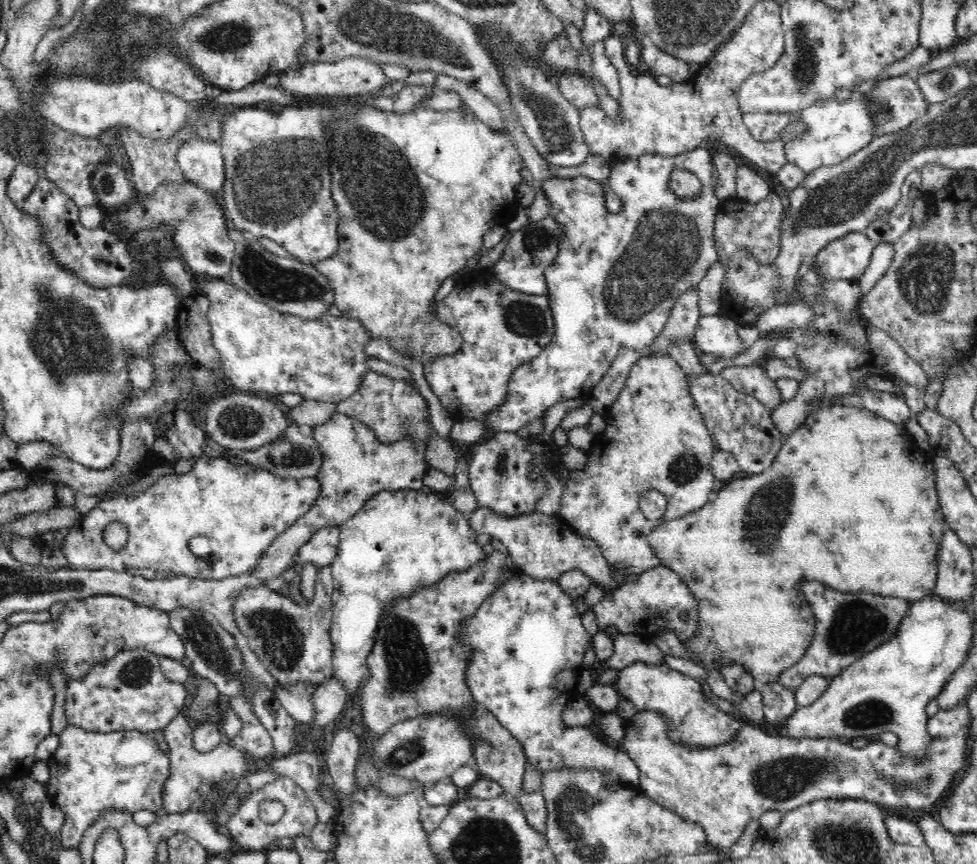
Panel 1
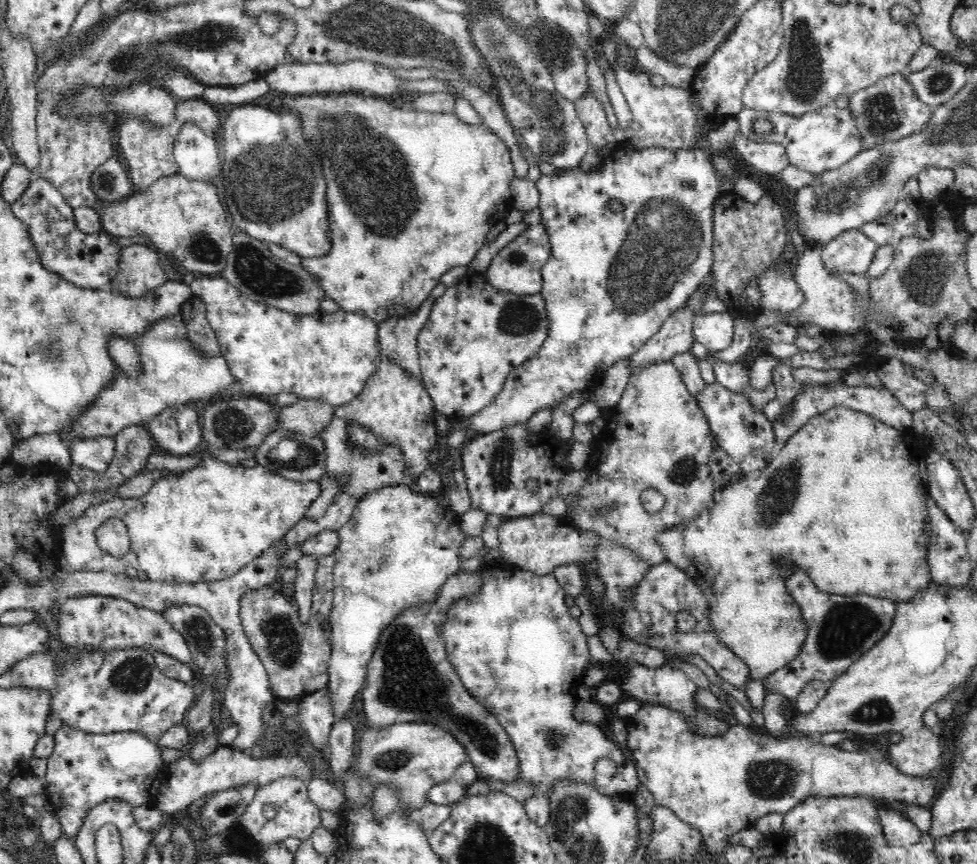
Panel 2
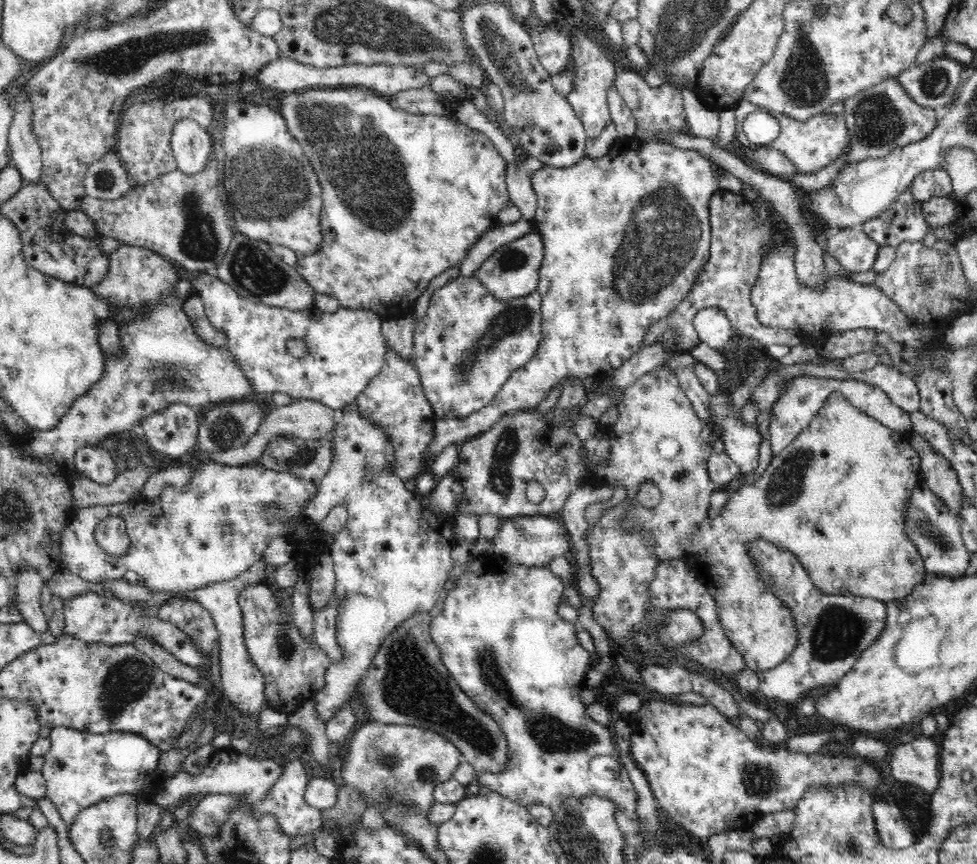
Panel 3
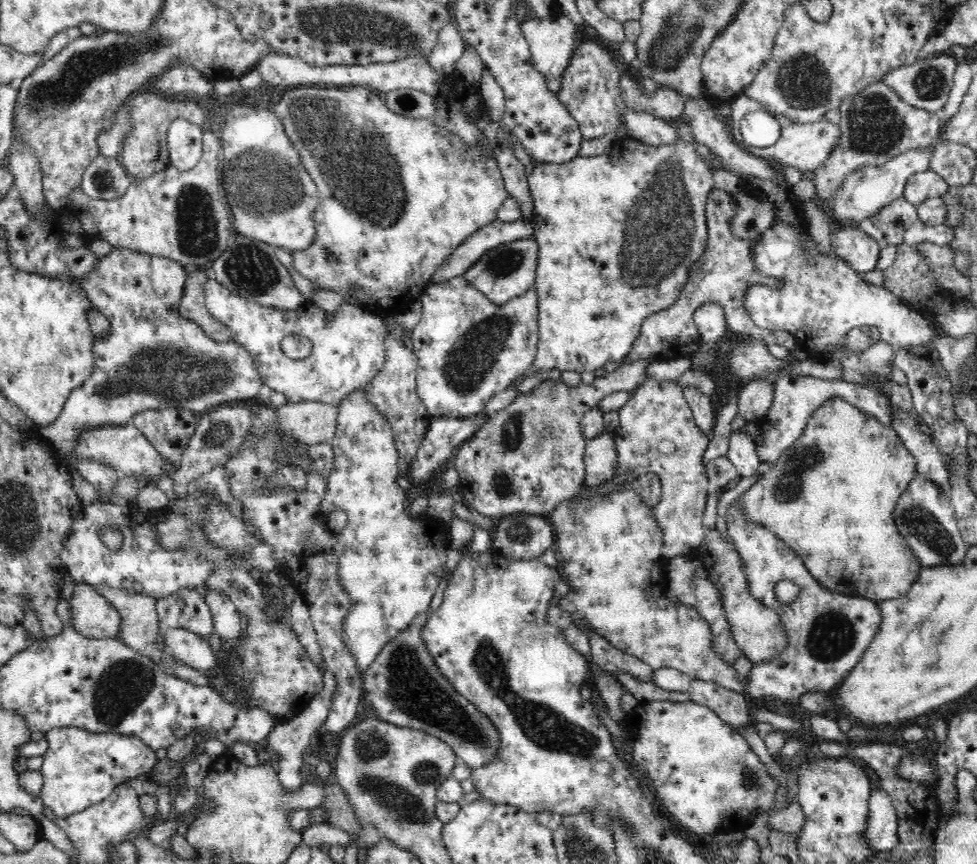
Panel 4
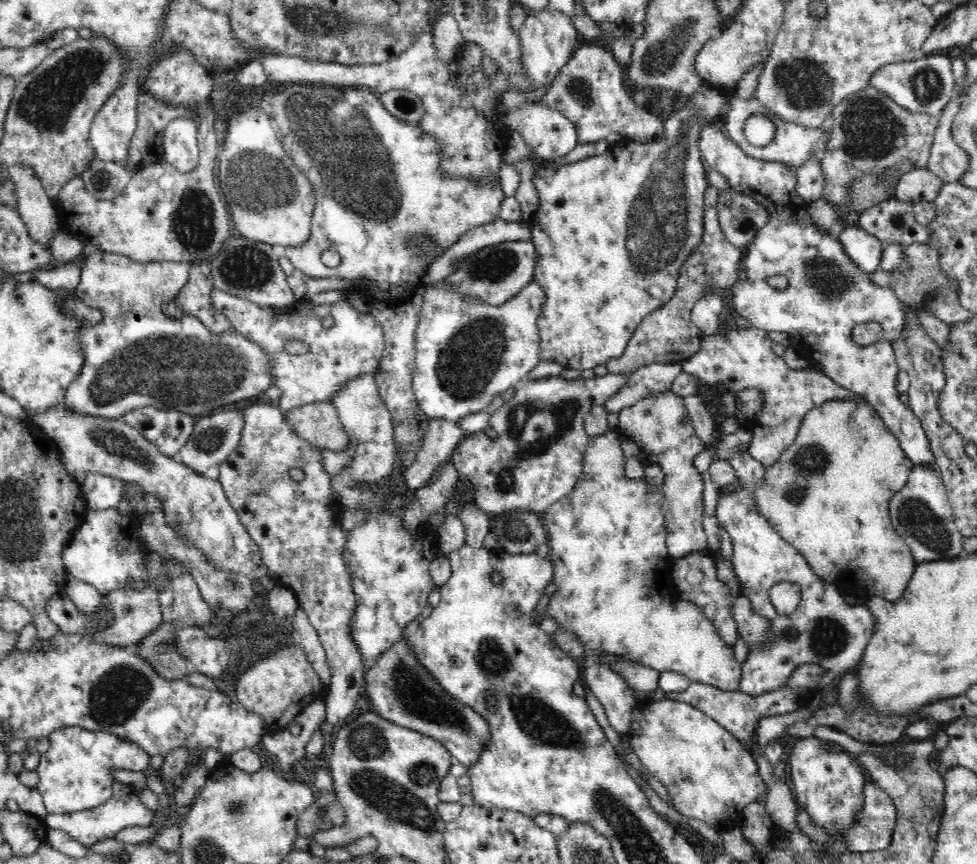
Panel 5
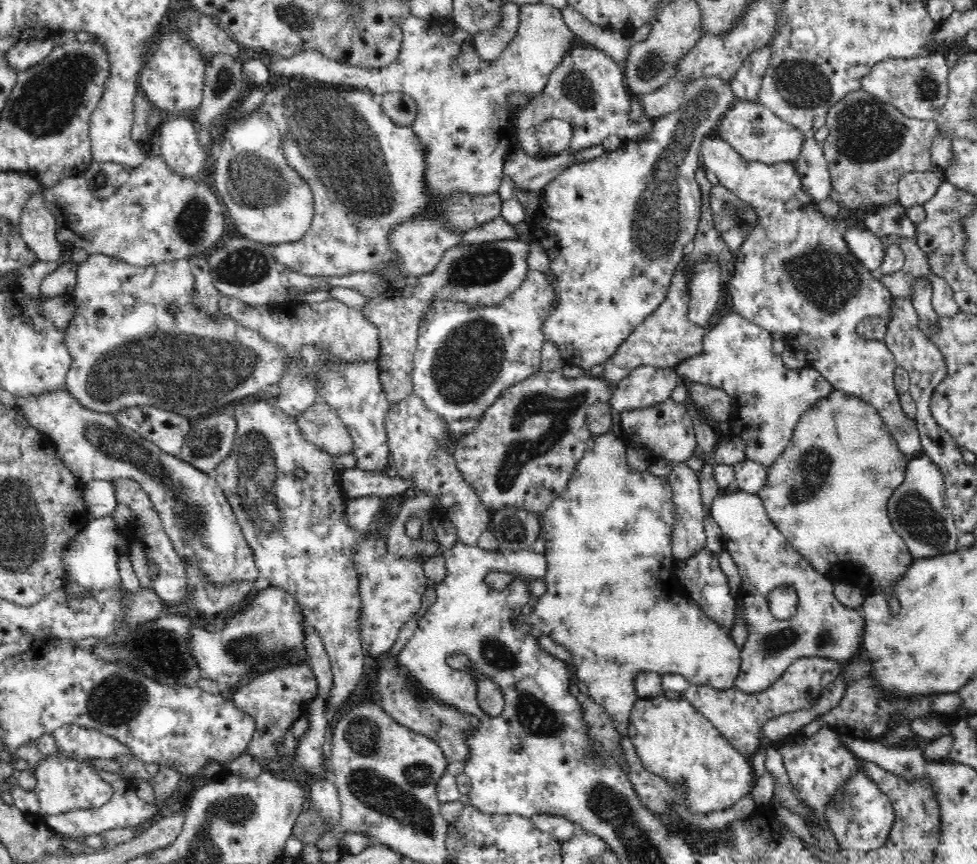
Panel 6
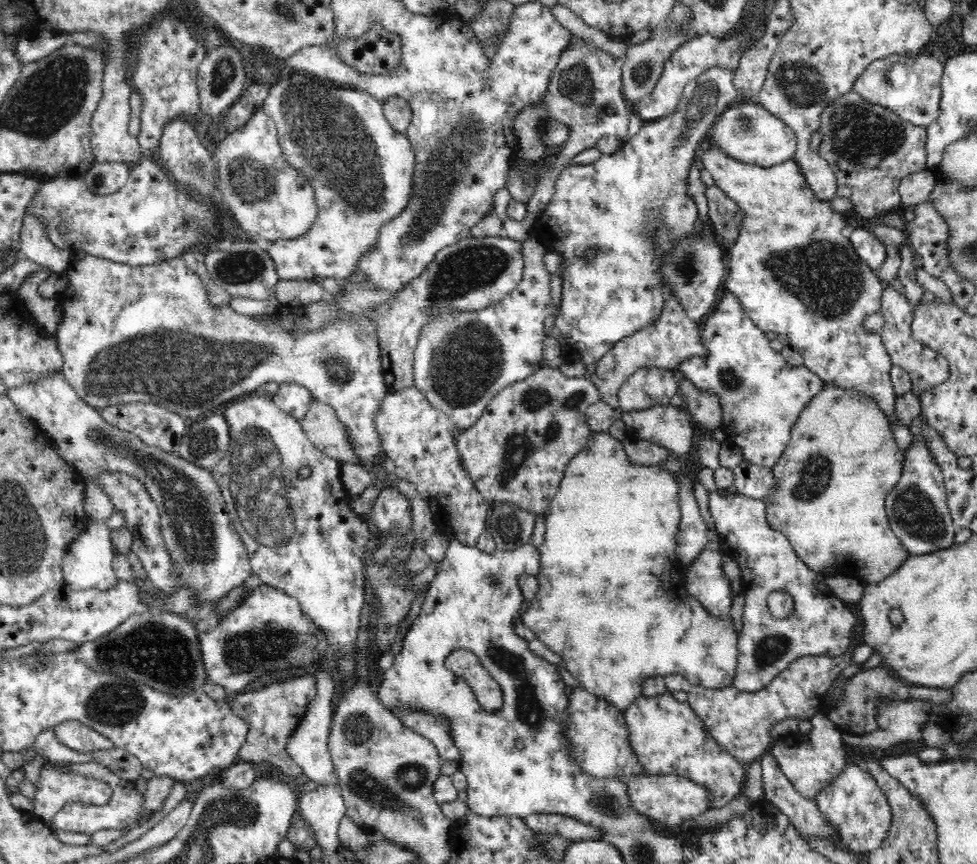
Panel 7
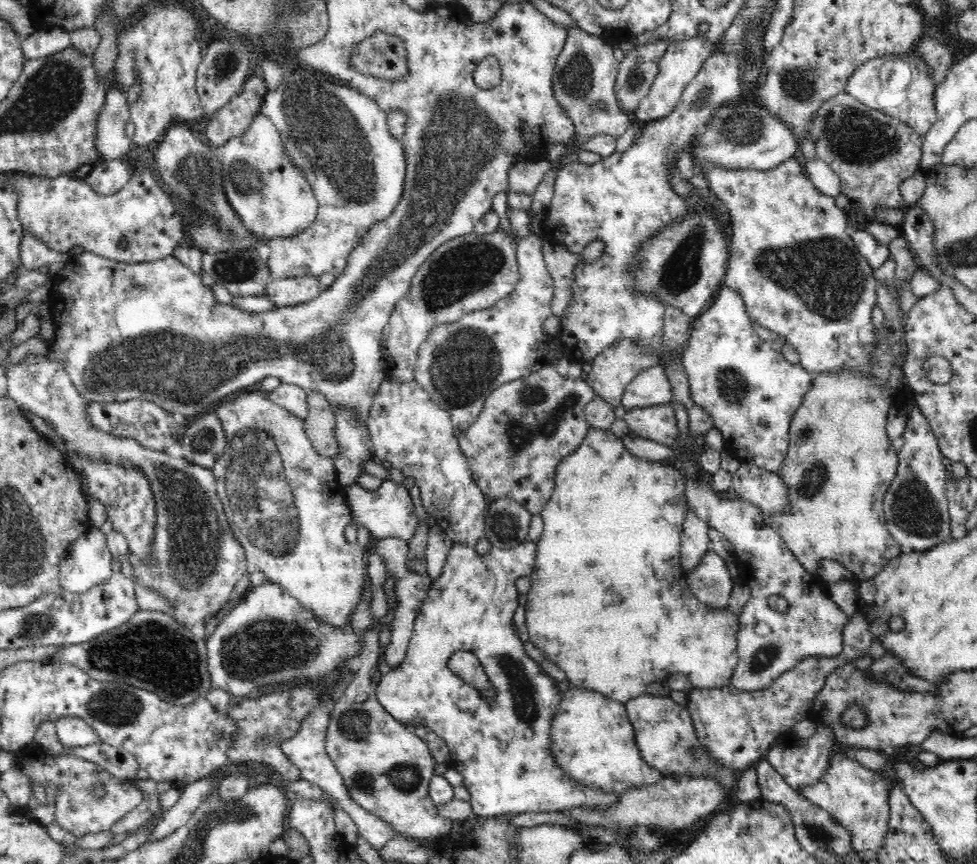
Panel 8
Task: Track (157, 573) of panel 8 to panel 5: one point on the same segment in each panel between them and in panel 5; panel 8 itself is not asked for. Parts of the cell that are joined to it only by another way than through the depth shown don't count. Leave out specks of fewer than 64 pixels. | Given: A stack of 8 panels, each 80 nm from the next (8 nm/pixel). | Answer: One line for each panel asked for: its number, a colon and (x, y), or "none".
5: (197, 506)
6: (198, 518)
7: (207, 554)

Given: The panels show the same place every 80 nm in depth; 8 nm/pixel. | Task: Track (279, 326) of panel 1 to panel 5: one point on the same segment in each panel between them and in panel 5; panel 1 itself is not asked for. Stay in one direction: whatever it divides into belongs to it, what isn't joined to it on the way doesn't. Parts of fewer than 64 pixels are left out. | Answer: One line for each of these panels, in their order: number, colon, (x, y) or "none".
2: (328, 357)
3: (347, 349)
4: (348, 351)
5: (353, 344)

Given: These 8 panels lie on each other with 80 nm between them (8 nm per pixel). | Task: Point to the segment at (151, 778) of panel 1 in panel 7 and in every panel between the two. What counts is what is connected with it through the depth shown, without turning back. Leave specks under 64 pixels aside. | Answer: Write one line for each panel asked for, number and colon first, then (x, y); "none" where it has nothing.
2: (84, 770)
3: (81, 769)
4: (80, 768)
5: (75, 774)
6: (65, 782)
7: (56, 787)

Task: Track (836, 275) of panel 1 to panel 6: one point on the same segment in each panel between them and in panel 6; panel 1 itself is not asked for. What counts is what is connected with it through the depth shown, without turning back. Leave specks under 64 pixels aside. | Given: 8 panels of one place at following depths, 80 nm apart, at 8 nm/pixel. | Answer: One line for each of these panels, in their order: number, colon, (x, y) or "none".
2: (852, 252)
3: (854, 250)
4: (862, 252)
5: (863, 248)
6: (869, 249)

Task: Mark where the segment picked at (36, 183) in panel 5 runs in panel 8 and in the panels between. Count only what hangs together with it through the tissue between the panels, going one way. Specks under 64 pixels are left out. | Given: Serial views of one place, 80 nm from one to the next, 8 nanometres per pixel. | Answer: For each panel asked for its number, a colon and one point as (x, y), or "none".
6: (37, 225)
7: (35, 244)
8: (33, 253)

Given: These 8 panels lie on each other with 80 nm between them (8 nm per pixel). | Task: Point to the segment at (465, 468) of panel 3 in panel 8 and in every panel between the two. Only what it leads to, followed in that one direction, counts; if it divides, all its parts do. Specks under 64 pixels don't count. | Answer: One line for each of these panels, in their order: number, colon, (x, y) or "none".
4: (529, 457)
5: (530, 456)
6: (525, 448)
7: (517, 451)
8: (525, 428)

